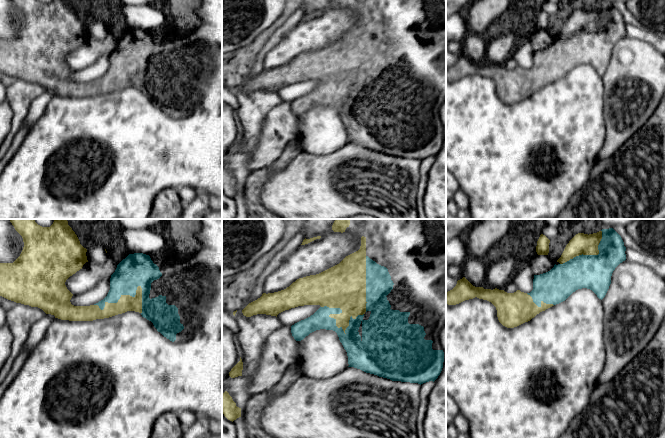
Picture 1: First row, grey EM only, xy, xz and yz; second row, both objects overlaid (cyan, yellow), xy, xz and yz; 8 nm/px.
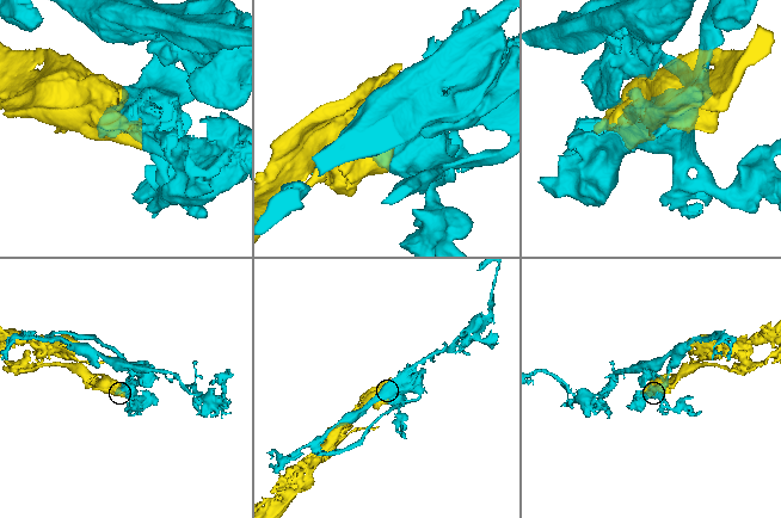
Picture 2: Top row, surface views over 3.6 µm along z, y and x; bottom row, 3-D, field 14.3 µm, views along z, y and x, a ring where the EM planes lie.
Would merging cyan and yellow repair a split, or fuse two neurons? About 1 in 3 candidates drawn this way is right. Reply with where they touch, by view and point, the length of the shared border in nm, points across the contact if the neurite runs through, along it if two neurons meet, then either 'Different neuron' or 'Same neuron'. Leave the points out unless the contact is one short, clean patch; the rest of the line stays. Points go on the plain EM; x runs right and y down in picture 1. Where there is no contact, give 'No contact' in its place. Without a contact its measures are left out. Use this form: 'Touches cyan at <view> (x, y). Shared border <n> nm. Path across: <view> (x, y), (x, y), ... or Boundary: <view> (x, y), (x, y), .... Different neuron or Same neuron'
Touches cyan at xz (335, 96). Shared border 360 nm. Same neuron

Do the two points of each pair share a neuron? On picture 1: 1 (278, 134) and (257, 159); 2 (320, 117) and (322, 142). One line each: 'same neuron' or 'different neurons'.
1: same neuron
2: same neuron

